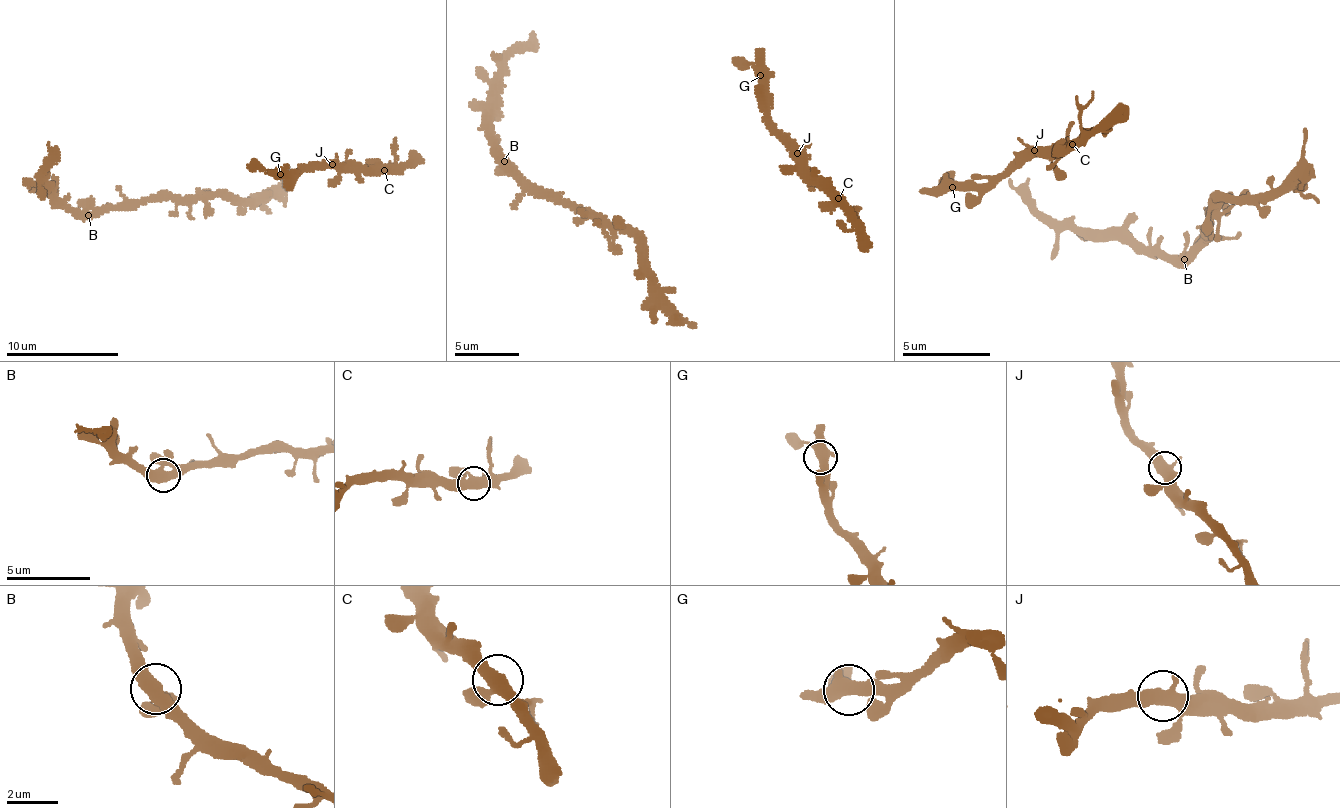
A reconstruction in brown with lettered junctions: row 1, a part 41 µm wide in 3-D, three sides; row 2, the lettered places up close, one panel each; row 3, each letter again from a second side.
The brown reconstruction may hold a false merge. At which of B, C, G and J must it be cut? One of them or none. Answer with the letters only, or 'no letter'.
no letter

